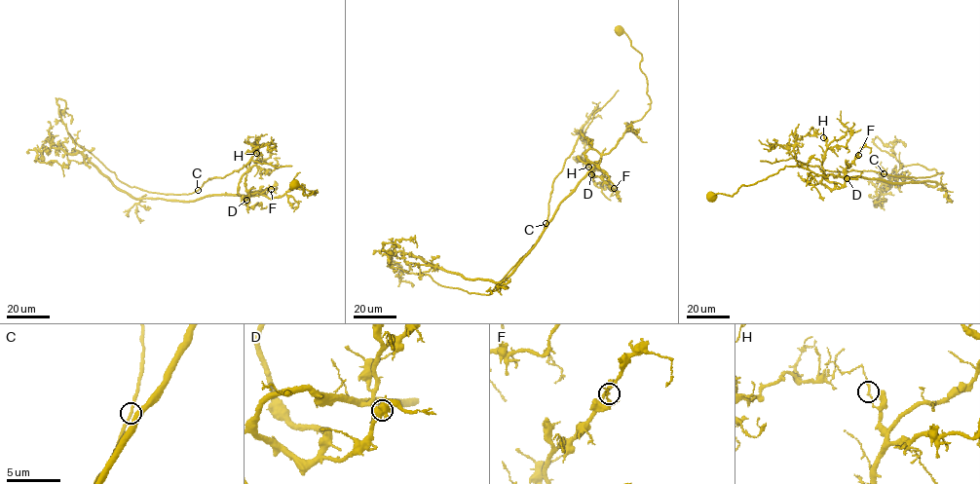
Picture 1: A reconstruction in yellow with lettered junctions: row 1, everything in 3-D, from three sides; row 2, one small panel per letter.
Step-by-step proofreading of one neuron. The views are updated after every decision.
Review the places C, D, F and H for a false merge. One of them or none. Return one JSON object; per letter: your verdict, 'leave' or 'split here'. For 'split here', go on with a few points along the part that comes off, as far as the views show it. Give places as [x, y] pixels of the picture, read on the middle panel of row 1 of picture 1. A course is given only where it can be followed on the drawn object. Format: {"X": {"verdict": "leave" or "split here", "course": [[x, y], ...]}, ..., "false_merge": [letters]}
{"C": {"verdict": "leave"}, "D": {"verdict": "leave"}, "F": {"verdict": "leave"}, "H": {"verdict": "split here", "course": [[588, 167], [581, 133], [553, 181], [542, 234], [489, 294], [447, 287], [392, 261], [412, 287]]}, "false_merge": ["H"]}

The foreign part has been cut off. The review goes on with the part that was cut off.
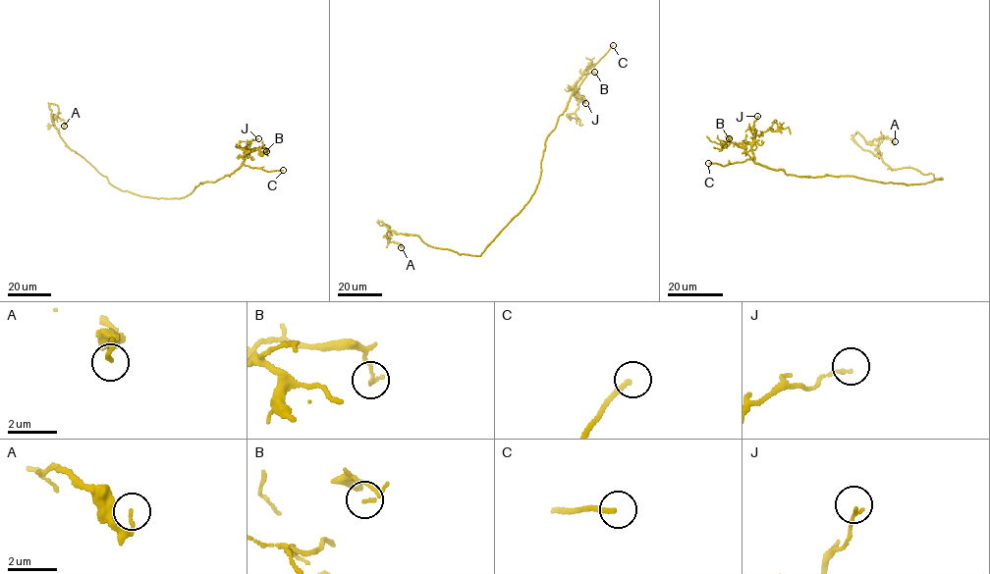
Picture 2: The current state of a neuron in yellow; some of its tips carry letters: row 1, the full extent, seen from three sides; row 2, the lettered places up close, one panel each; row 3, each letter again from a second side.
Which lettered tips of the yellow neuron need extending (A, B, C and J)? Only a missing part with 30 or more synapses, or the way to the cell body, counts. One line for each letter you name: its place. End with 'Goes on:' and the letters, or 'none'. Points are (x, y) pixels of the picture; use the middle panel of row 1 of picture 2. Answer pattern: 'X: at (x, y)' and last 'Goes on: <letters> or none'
C: at (613, 45)
Goes on: C

